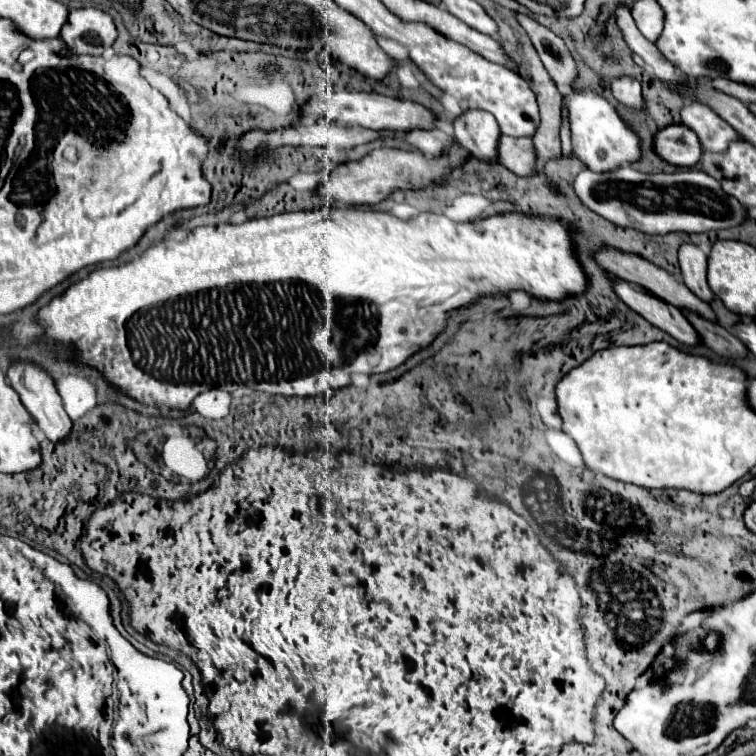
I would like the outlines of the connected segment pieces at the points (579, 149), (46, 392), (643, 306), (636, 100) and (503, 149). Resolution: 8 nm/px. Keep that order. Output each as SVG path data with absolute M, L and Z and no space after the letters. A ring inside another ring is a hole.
M570 87L568 93L562 93L562 105L568 111L570 137L572 137L572 155L582 161L582 165L596 173L606 173L622 165L640 161L640 137L620 119L616 107L594 89L576 89Z
M18 363L18 365L12 365L12 369L8 371L8 379L10 379L14 391L20 395L20 401L24 403L28 413L34 417L34 421L42 429L42 433L54 443L66 441L70 437L70 433L72 433L72 421L66 415L66 411L62 407L62 399L60 399L60 395L56 391L52 379L48 377L48 373L44 373L42 369L34 367L30 363Z
M616 279L614 289L618 297L636 313L640 313L646 321L650 321L654 327L666 331L676 341L694 347L700 343L698 331L690 325L690 321L682 315L680 309L670 307L670 303L662 303L662 299L656 299L642 287L634 283L626 283L622 279Z
M618 77L612 81L612 93L614 97L628 105L628 107L636 107L636 109L642 109L644 107L644 99L642 99L642 93L640 93L640 83L632 77Z
M502 135L498 139L498 163L506 165L506 169L510 169L520 177L534 175L536 159L534 159L534 147L530 137L514 139Z

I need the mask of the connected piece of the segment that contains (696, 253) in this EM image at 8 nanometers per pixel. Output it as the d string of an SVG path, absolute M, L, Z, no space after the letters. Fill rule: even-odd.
M682 245L678 259L680 259L684 285L702 301L712 303L716 297L706 281L706 265L708 265L706 255L696 245Z

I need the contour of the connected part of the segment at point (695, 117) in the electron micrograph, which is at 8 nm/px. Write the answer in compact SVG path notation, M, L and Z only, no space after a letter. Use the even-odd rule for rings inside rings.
M686 103L682 109L682 123L698 135L702 149L708 151L726 151L728 143L738 139L738 133L704 103Z

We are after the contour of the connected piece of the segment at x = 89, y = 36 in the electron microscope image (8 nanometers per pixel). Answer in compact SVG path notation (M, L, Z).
M74 9L60 33L62 41L76 55L102 55L114 45L118 31L112 15L102 9Z

